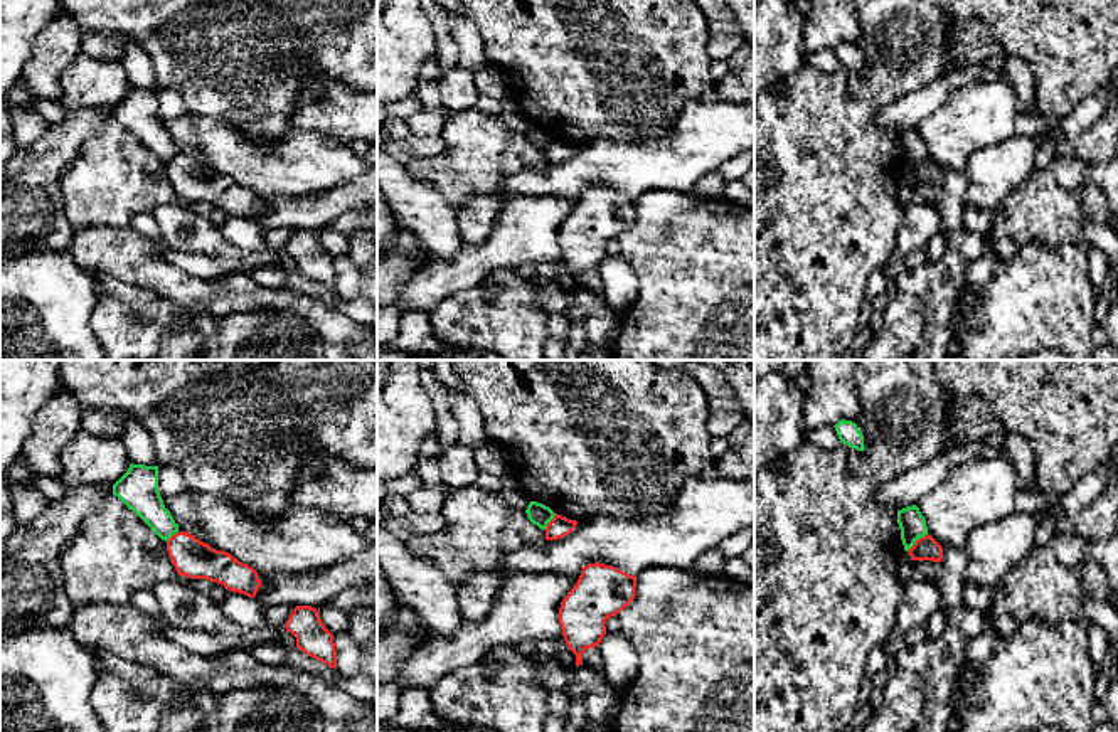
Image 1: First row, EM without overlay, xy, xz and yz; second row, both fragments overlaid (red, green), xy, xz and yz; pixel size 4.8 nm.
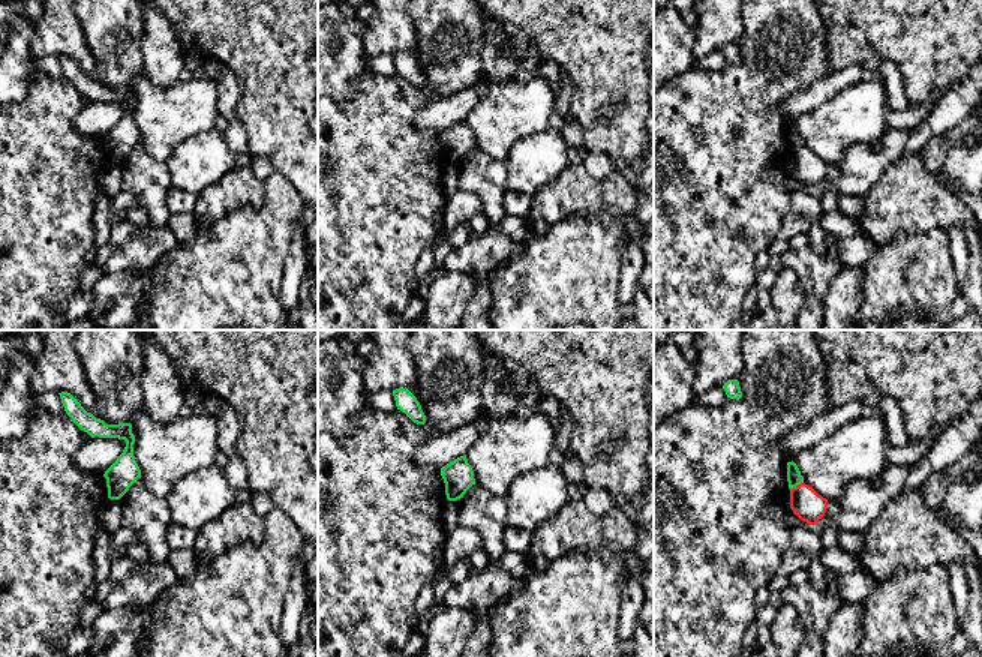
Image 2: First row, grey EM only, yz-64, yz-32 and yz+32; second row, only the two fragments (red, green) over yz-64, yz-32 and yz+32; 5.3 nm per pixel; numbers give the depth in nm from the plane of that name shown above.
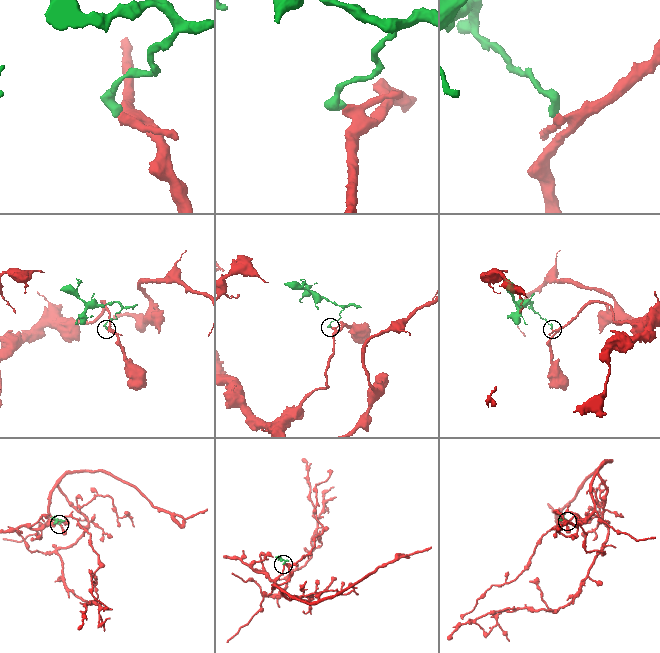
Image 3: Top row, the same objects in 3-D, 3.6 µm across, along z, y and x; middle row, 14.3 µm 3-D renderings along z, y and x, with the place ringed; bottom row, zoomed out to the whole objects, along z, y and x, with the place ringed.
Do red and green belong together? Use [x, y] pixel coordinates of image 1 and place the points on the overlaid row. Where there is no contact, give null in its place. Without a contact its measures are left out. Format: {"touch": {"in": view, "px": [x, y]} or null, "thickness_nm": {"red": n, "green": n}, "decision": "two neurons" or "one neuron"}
{"touch": {"in": "yz", "px": [916, 541]}, "thickness_nm": {"red": 110, "green": 130}, "decision": "two neurons"}

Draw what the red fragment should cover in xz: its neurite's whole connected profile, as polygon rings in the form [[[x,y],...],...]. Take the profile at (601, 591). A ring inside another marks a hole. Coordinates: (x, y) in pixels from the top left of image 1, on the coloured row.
[[[588,564],[559,607],[559,624],[567,648],[583,665],[588,648],[599,648],[606,634],[604,621],[635,599],[636,577],[613,565]]]

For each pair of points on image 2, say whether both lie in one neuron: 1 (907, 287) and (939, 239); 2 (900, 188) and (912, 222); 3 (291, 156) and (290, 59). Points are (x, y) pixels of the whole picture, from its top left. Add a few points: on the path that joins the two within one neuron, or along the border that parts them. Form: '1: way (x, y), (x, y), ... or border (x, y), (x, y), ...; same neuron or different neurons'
1: way (912, 275), (931, 251); same neuron
2: way (907, 197), (912, 203), (912, 213); same neuron
3: way (290, 132), (290, 83); same neuron

